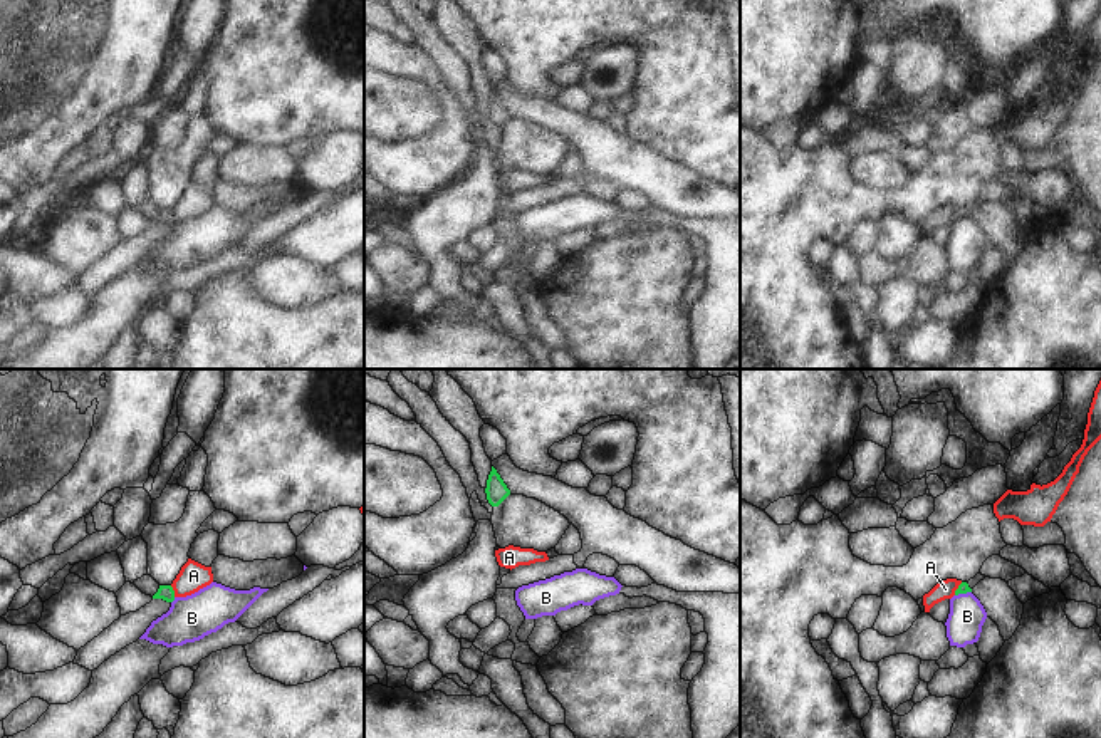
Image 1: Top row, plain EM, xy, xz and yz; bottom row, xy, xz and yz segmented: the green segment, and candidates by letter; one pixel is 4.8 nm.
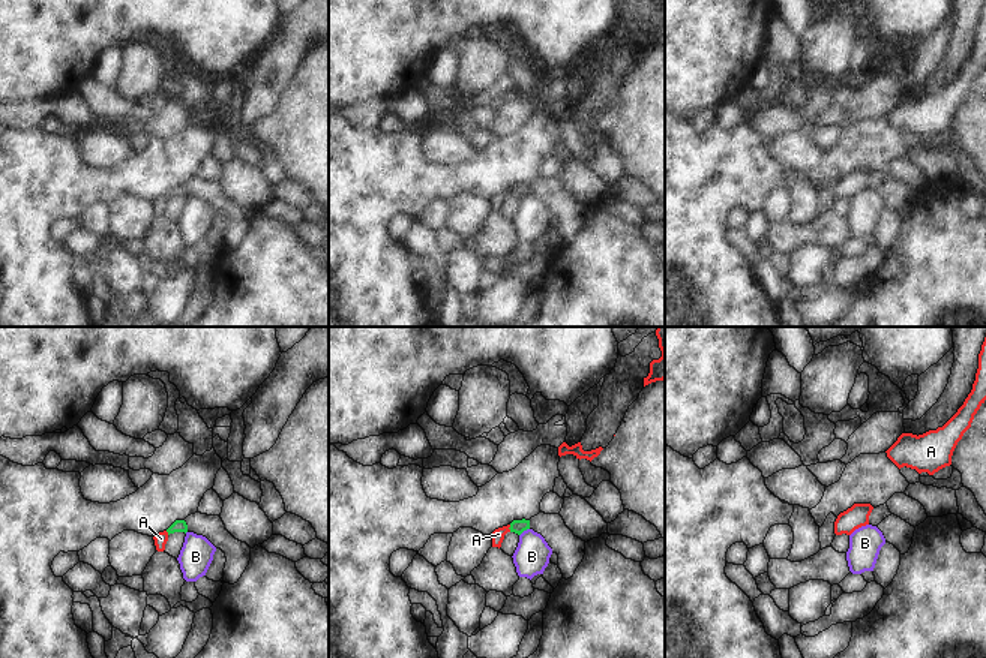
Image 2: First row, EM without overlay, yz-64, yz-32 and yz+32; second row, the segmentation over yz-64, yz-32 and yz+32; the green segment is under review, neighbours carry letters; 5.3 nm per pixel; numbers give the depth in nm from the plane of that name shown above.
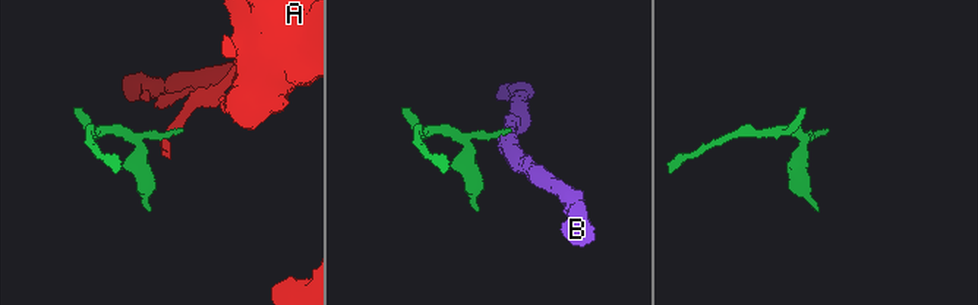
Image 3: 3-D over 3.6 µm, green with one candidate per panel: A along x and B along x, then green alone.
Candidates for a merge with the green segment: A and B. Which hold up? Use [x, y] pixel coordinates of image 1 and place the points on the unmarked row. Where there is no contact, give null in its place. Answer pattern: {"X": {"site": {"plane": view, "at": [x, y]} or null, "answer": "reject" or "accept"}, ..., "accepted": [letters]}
{"A": {"site": {"plane": "xy", "at": [173, 215]}, "answer": "reject"}, "B": {"site": {"plane": "xy", "at": [173, 223]}, "answer": "reject"}, "accepted": []}

